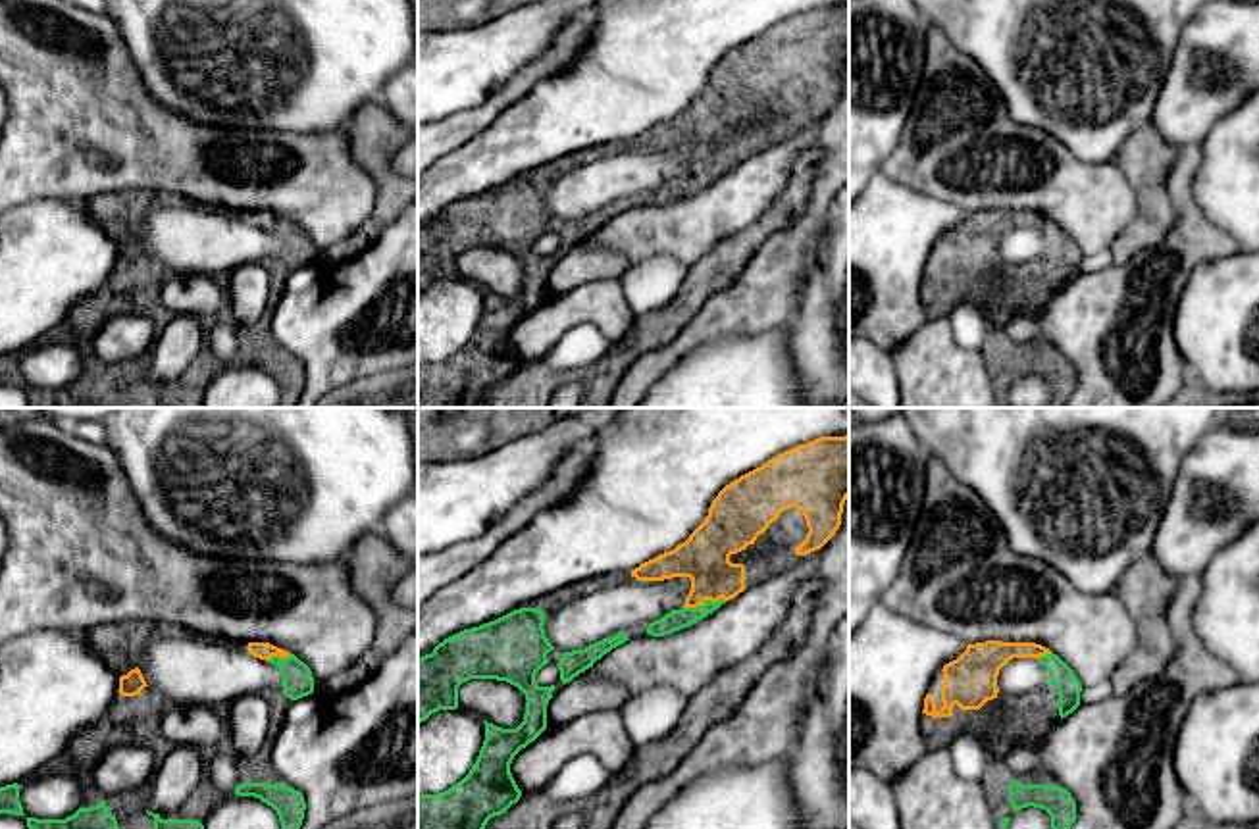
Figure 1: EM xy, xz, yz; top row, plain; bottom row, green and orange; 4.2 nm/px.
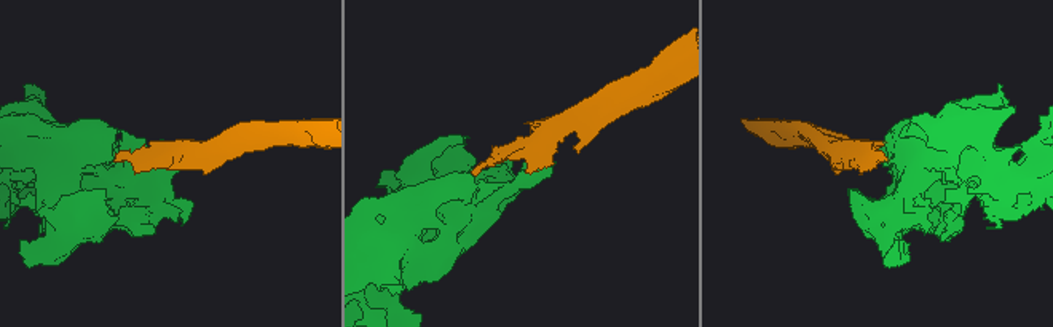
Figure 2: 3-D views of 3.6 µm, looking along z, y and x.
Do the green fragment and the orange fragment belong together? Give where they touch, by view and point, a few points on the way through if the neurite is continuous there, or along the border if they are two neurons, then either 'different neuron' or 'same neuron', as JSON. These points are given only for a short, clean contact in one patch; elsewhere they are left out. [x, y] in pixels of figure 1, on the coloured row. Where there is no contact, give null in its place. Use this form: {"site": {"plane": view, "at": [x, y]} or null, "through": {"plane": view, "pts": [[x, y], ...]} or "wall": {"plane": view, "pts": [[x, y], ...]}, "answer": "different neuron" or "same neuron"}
{"site": {"plane": "xz", "at": [705, 601]}, "answer": "same neuron"}

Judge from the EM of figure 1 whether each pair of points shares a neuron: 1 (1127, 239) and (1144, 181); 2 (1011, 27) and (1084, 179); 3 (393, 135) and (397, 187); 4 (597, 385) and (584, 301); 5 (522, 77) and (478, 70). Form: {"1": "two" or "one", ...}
{"1": "one", "2": "two", "3": "one", "4": "two", "5": "two"}

